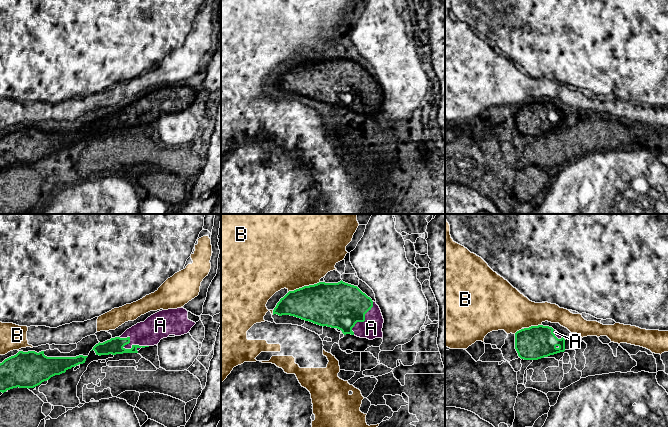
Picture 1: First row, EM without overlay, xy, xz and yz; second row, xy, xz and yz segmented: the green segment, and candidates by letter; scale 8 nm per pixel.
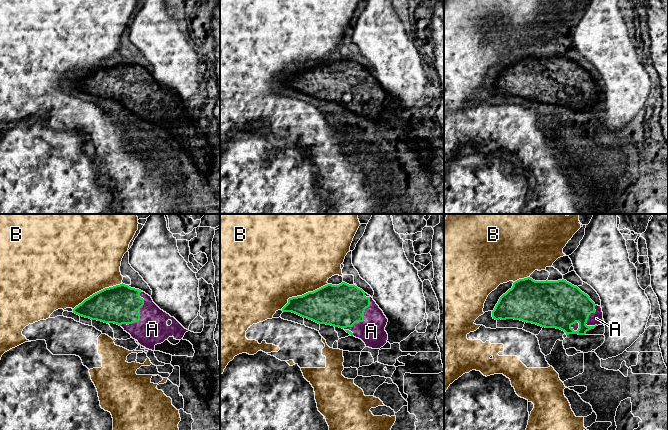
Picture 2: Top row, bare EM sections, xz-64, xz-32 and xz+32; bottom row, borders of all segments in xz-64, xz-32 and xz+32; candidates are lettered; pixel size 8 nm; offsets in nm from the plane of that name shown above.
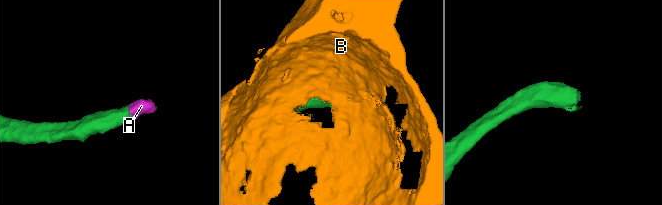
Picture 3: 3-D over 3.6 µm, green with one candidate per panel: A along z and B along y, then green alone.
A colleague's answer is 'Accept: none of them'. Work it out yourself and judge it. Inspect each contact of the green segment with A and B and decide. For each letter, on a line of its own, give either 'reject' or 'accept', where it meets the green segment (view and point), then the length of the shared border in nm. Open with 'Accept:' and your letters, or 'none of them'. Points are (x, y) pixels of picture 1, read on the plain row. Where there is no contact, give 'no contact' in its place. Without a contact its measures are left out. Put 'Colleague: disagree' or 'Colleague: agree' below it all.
Accept: A
A: accept | xy (126, 125) | 260 nm
B: reject | xz (304, 62) | 280 nm
Colleague: disagree

